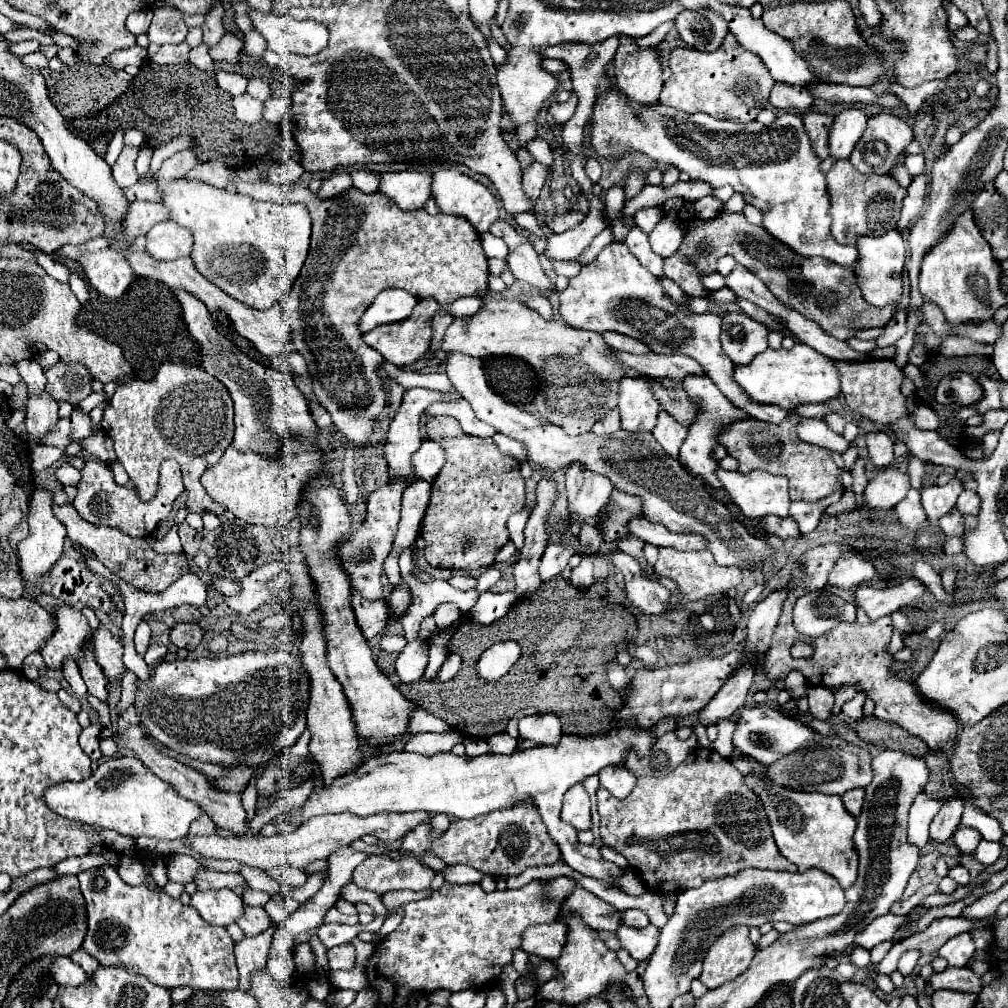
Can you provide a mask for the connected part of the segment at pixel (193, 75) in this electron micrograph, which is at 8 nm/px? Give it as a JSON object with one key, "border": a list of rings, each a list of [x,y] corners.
{"border":[[[148,61],[112,105],[98,111],[94,117],[76,119],[72,125],[76,135],[82,139],[102,139],[104,133],[110,135],[118,129],[138,127],[146,137],[158,133],[162,145],[174,135],[188,133],[196,141],[192,149],[200,161],[222,161],[234,169],[250,167],[258,157],[266,155],[262,151],[274,141],[274,131],[268,123],[240,123],[234,117],[230,101],[232,95],[218,87],[214,75],[208,75],[190,63],[156,65]]]}

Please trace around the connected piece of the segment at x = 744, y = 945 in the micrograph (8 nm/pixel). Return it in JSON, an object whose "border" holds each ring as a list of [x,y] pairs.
{"border":[[[732,927],[722,933],[714,945],[708,949],[704,957],[704,967],[700,973],[700,981],[708,989],[716,989],[726,981],[736,979],[744,973],[754,959],[756,947],[748,937],[748,927]]]}

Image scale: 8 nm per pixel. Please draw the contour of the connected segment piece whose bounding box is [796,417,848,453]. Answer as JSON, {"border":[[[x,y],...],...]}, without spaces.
{"border":[[[802,417],[796,427],[798,427],[798,437],[802,437],[808,443],[816,443],[816,445],[822,445],[822,447],[838,451],[838,453],[842,453],[848,447],[848,441],[842,435],[830,431],[822,419]]]}

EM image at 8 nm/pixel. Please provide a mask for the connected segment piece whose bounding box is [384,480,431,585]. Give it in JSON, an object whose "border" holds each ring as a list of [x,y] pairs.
{"border":[[[424,480],[416,481],[404,489],[398,535],[396,535],[392,551],[390,551],[390,555],[384,563],[384,571],[386,571],[392,585],[398,585],[402,581],[402,575],[400,575],[400,569],[398,569],[398,559],[400,559],[402,551],[412,547],[416,537],[418,537],[420,521],[422,521],[422,515],[428,507],[430,493],[431,485]]]}

